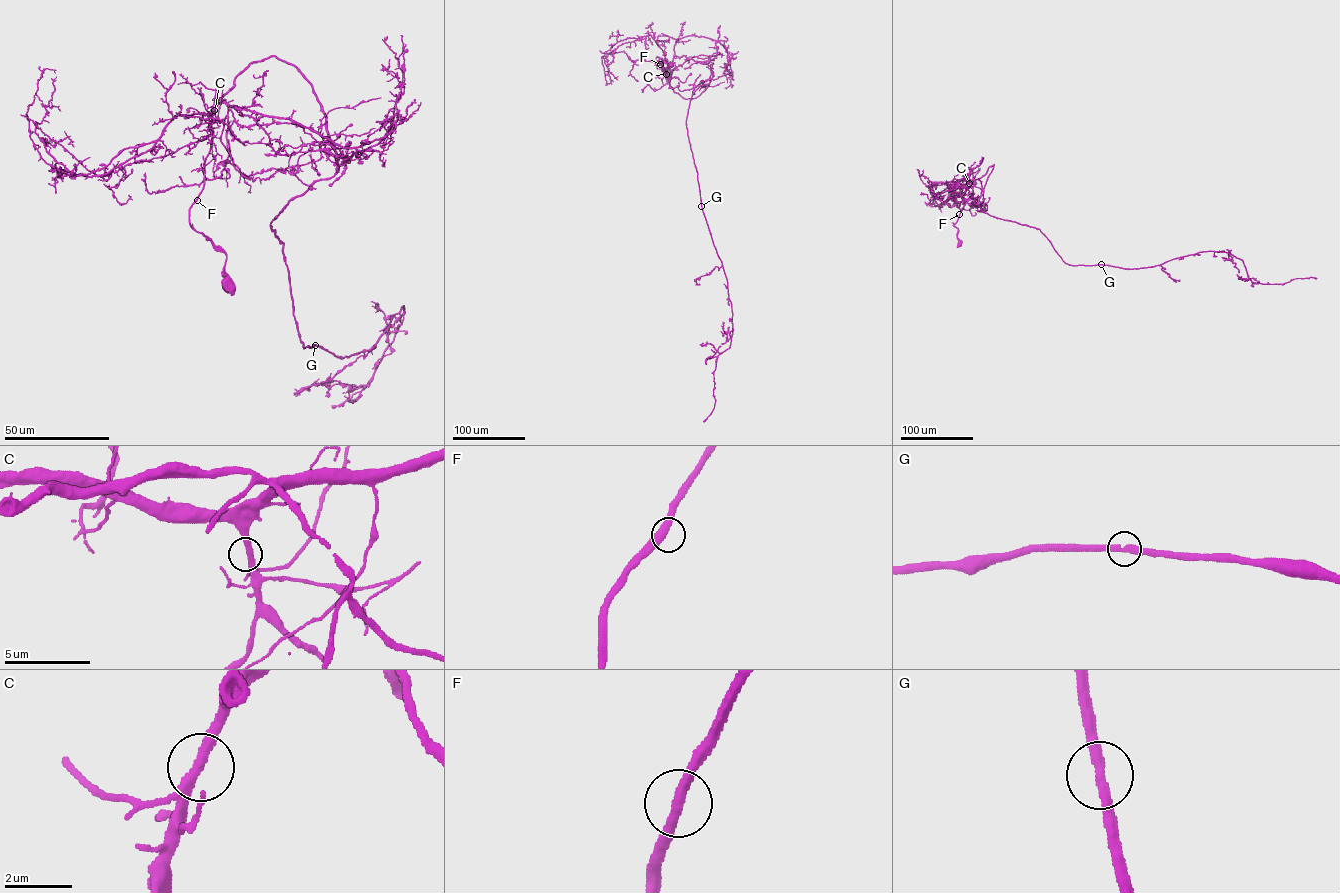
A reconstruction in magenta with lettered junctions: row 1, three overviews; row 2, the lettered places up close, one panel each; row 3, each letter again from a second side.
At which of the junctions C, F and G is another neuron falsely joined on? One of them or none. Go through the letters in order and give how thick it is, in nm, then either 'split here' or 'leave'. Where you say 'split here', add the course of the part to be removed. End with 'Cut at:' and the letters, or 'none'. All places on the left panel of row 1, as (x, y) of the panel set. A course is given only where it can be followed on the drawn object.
C: 320 nm | leave
F: 360 nm | leave
G: 340 nm | leave
Cut at: none

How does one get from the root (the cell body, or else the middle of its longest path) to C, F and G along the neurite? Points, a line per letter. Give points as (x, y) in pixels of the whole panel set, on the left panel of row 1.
C: (228, 283), (226, 255), (196, 232), (189, 219), (190, 208), (203, 186), (214, 110)
F: (228, 283), (230, 277), (224, 271), (226, 255), (190, 225), (189, 209), (197, 200)
G: (228, 283), (189, 209), (215, 106), (276, 56), (311, 85), (338, 167), (270, 223), (298, 336), (315, 345)

